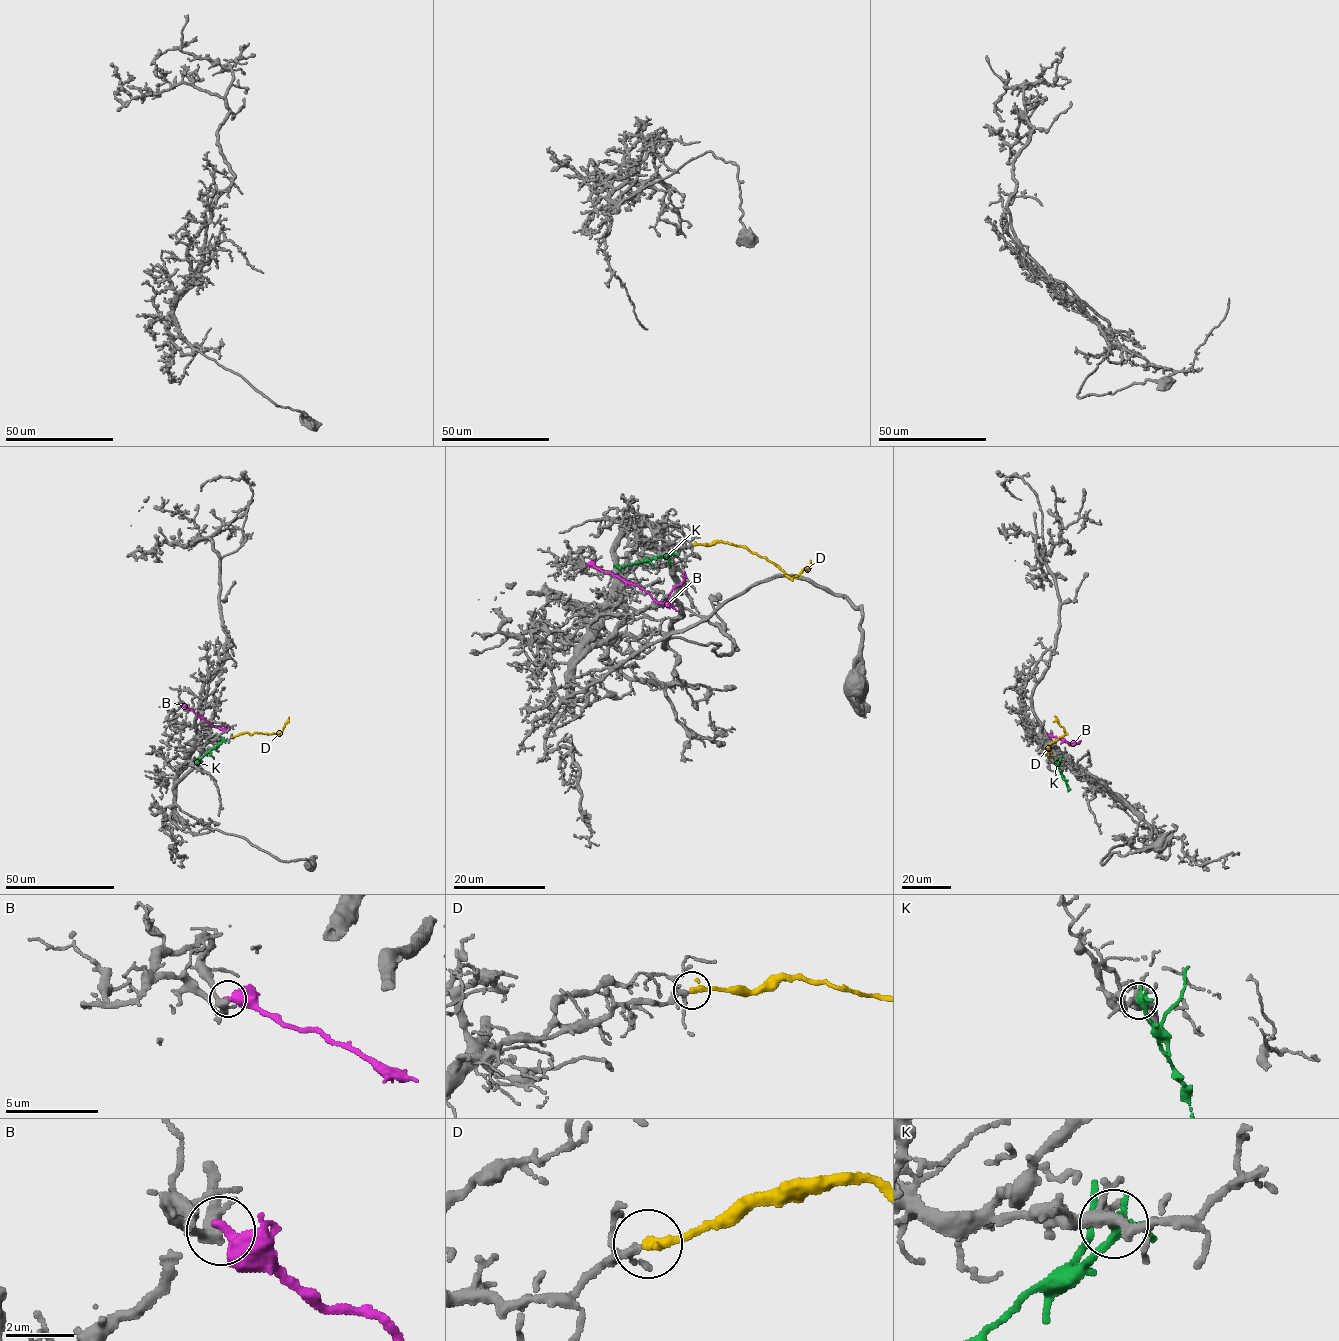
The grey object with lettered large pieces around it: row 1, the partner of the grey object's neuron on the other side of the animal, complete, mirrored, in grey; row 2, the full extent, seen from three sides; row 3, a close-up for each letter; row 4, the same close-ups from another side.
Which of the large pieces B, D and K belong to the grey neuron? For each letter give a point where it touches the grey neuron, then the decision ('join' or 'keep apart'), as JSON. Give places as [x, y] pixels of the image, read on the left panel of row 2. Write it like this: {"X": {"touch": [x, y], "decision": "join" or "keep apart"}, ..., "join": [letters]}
{"B": {"touch": [182, 705], "decision": "keep apart"}, "D": {"touch": [233, 736], "decision": "join"}, "K": {"touch": [223, 740], "decision": "keep apart"}, "join": ["D"]}

